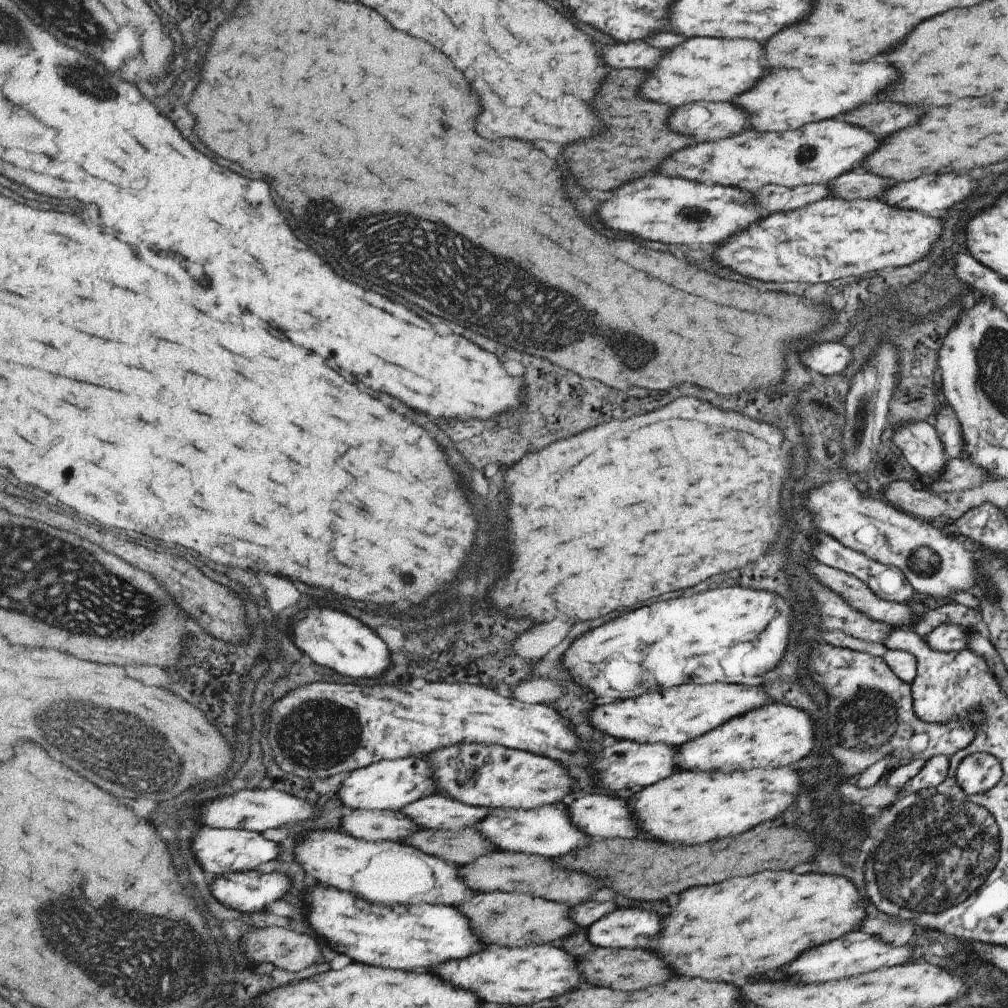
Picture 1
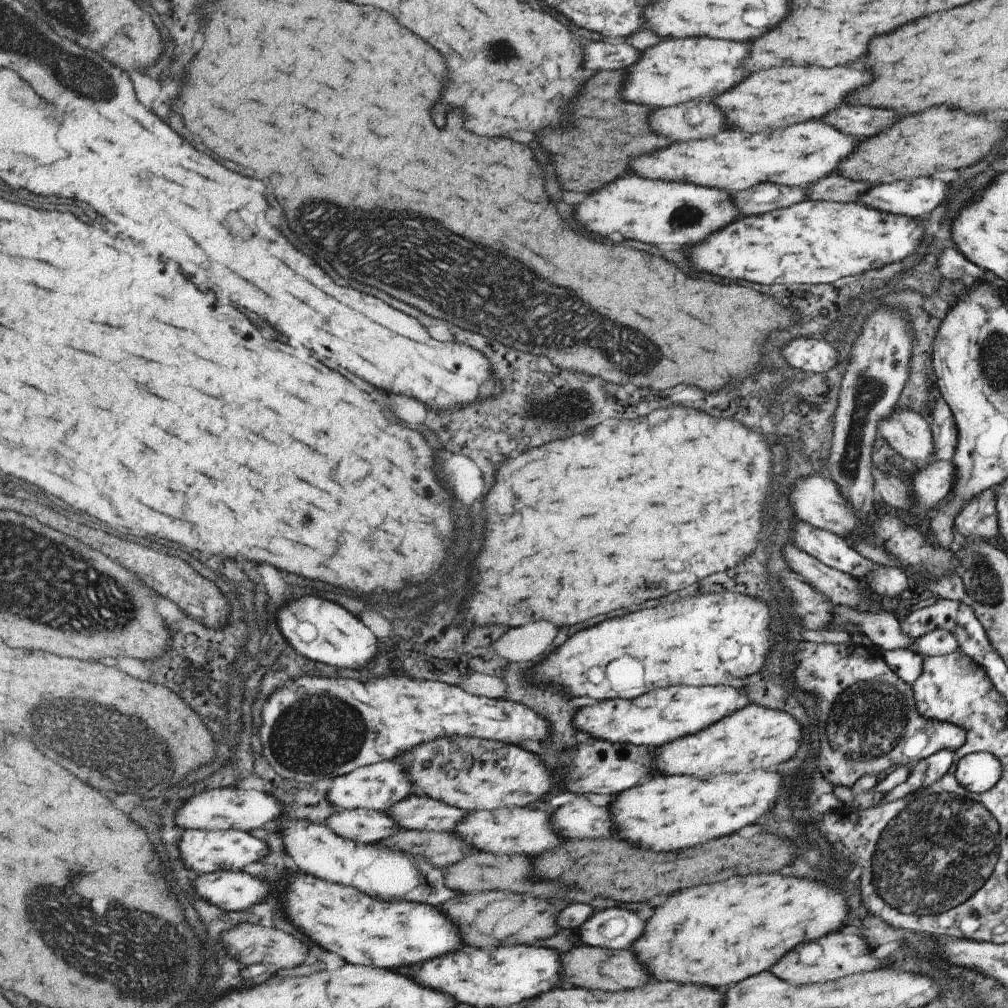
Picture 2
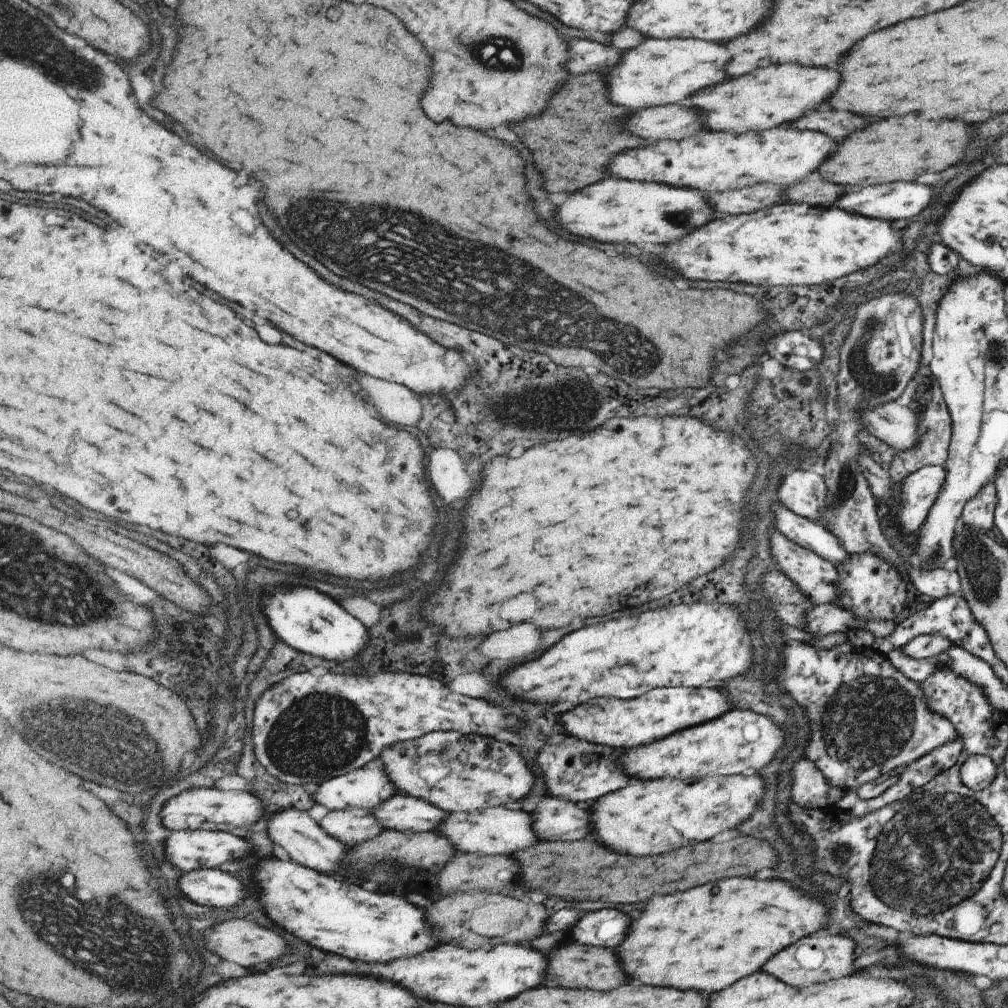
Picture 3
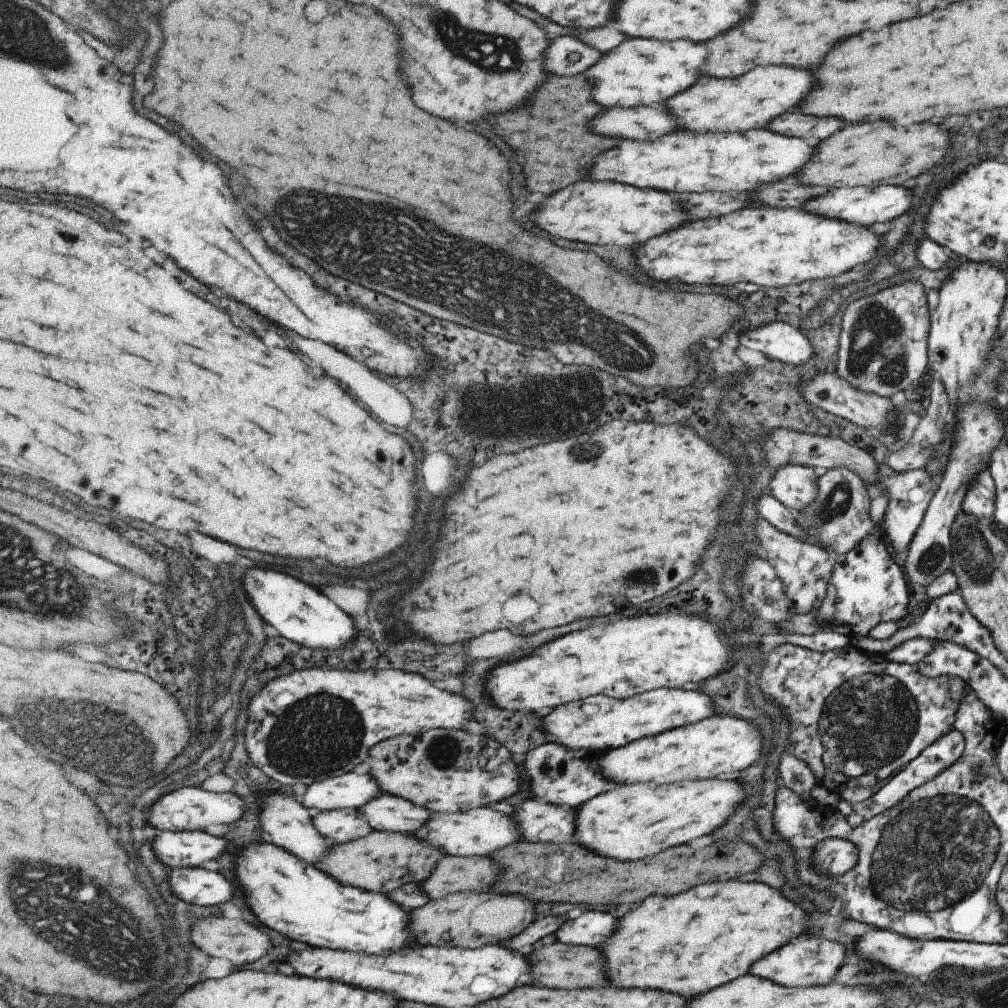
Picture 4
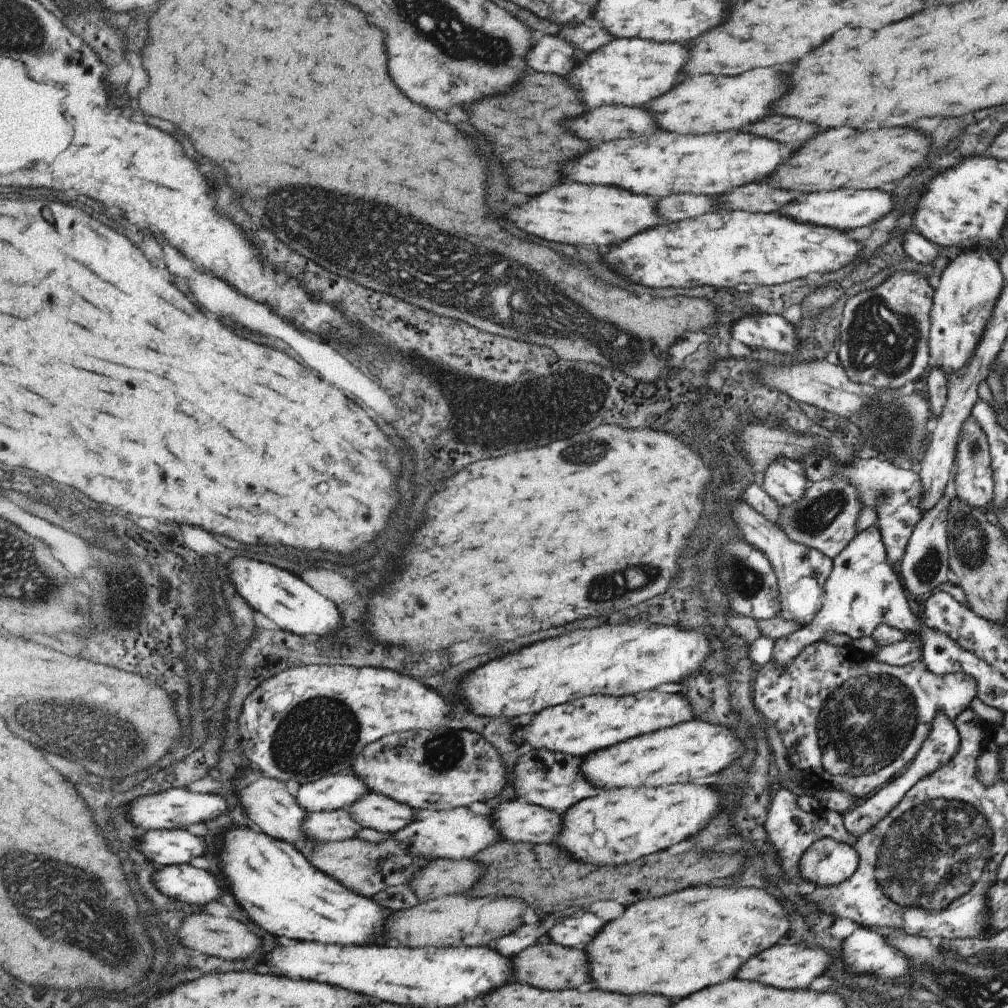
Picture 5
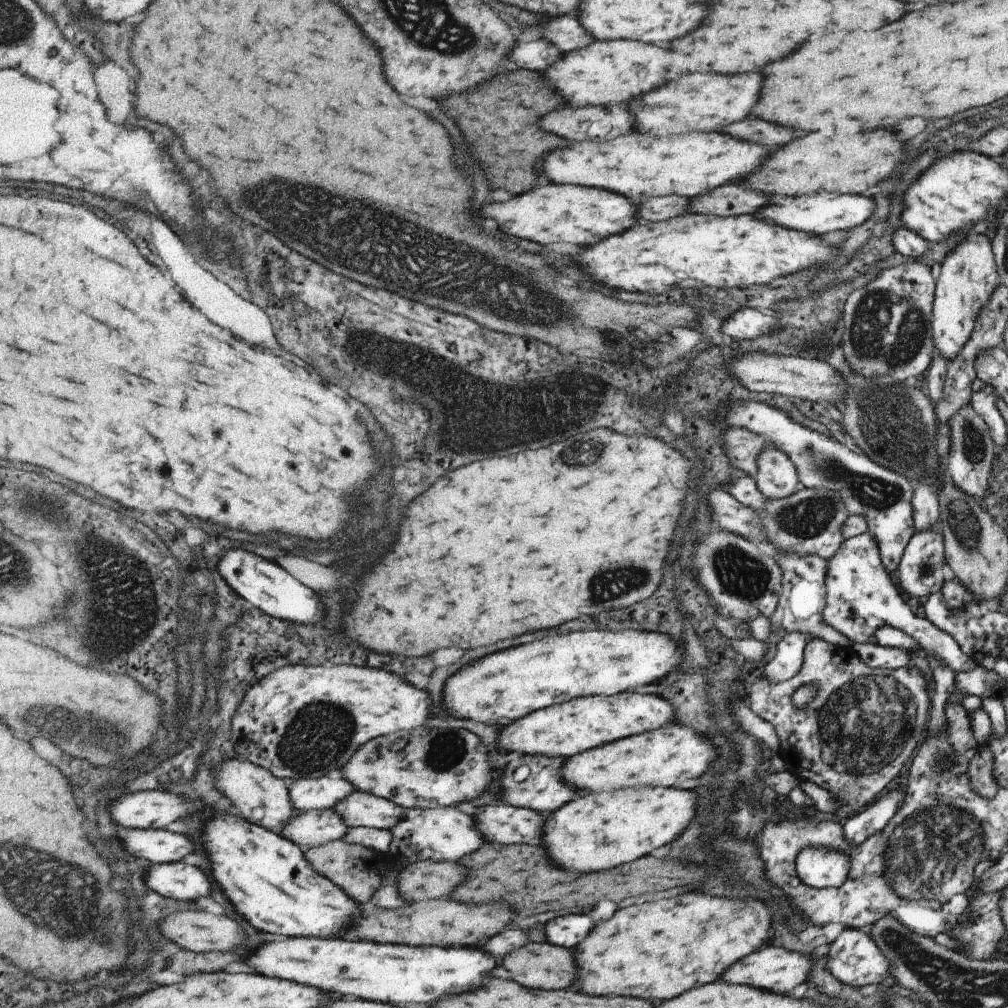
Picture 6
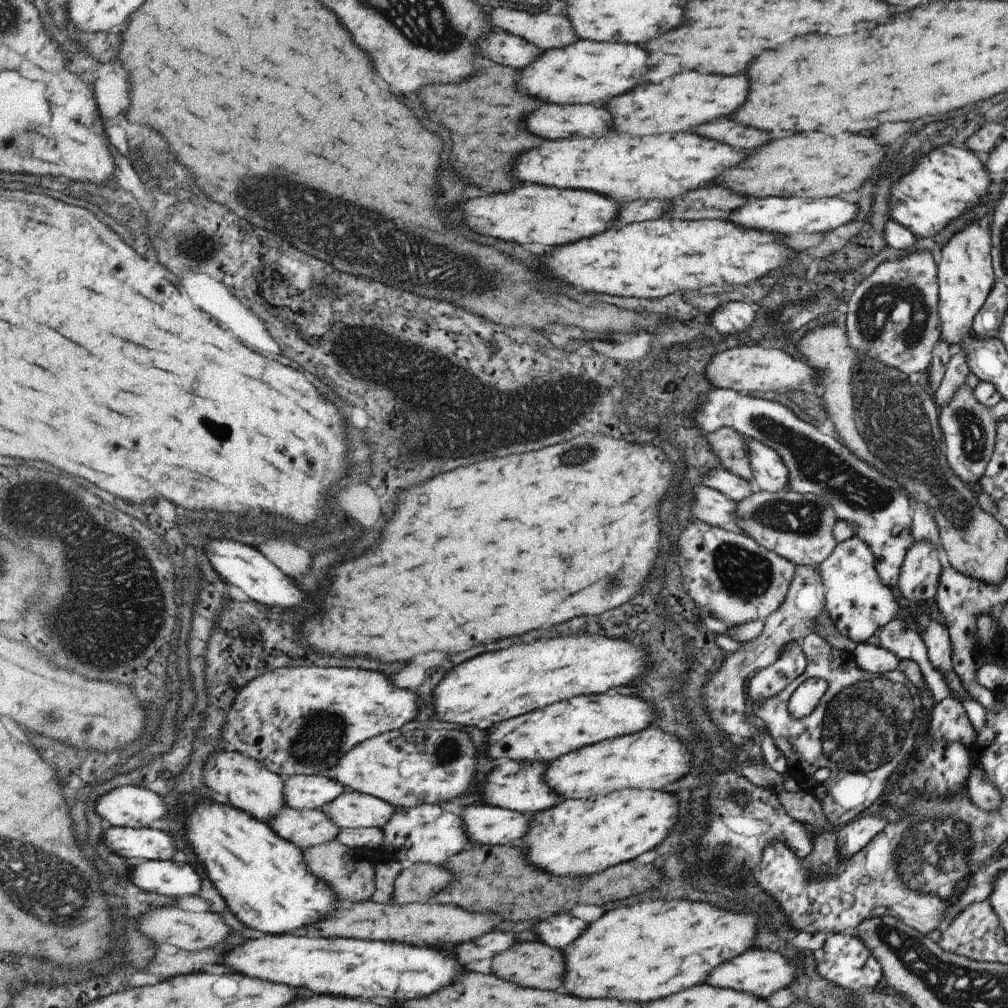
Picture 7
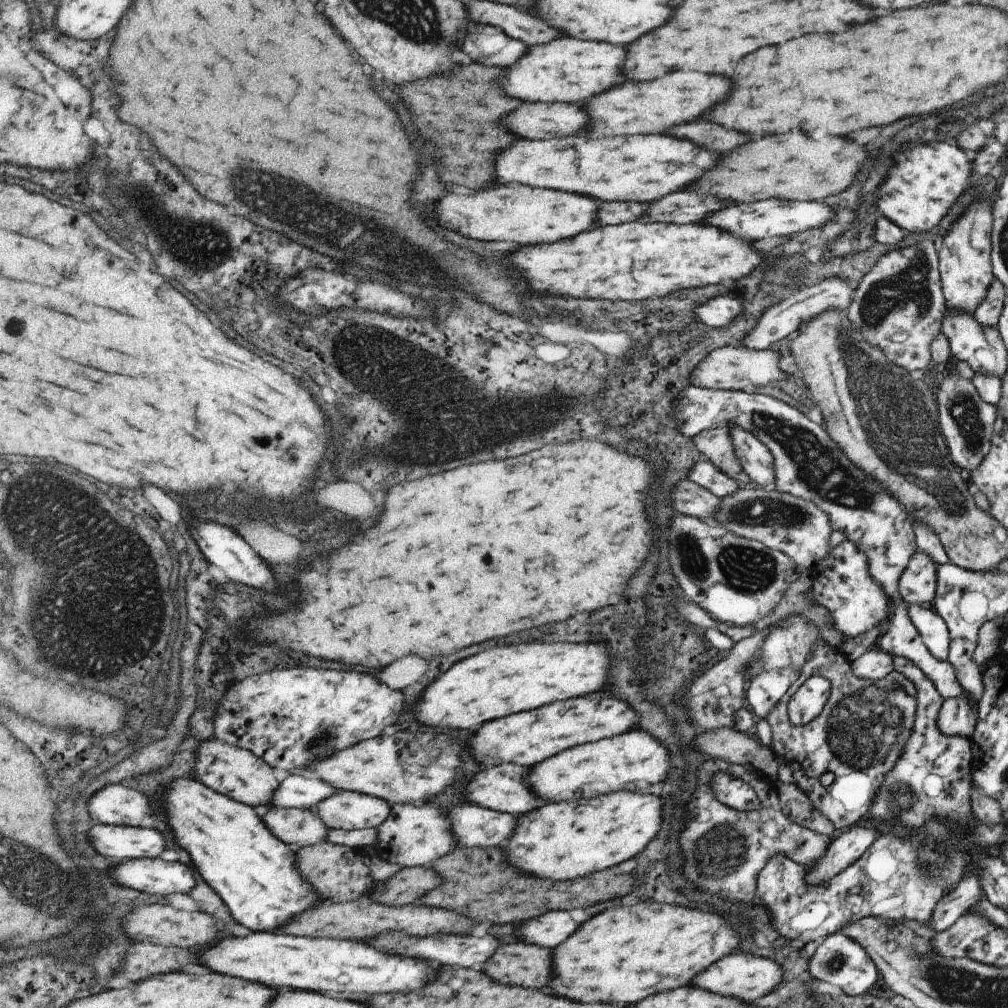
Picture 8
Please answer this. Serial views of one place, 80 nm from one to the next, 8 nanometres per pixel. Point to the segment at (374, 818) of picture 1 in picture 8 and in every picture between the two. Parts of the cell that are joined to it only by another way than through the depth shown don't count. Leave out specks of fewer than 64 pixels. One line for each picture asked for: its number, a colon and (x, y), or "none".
2: (364, 826)
3: (352, 826)
4: (339, 826)
5: (324, 826)
6: (308, 829)
7: (305, 828)
8: (301, 827)

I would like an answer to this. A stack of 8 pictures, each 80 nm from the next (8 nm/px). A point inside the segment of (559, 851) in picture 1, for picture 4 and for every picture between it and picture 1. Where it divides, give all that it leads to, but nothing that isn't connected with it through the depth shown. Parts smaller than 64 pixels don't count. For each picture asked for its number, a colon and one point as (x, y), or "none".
2: (509, 830)
3: (494, 831)
4: (478, 832)

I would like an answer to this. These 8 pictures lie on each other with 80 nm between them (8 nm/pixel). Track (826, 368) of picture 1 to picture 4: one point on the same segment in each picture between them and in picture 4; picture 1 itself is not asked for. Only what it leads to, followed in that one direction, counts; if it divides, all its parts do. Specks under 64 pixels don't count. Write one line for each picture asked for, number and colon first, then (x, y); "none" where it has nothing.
2: (809, 355)
3: (793, 349)
4: (779, 341)

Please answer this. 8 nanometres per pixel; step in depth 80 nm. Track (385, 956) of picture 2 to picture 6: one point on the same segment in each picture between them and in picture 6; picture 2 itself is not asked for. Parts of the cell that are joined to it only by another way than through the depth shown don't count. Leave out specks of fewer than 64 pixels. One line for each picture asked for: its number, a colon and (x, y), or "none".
3: (331, 913)
4: (298, 899)
5: (279, 887)
6: (267, 876)

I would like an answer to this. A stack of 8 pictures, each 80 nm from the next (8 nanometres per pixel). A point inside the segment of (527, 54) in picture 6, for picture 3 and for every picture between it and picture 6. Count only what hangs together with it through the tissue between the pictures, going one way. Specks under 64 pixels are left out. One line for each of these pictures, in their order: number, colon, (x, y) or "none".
3: (583, 56)
4: (565, 56)
5: (550, 55)

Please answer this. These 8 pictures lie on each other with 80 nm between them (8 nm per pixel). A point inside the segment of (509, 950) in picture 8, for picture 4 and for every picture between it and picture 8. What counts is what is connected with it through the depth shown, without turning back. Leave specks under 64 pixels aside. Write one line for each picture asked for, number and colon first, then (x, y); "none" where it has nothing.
4: (557, 965)
5: (551, 966)
6: (542, 965)
7: (534, 964)

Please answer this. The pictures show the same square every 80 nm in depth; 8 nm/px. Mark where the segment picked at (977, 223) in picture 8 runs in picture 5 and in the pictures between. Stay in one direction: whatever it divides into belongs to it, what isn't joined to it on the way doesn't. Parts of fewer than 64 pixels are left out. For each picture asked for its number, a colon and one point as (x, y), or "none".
5: (968, 286)
6: (967, 276)
7: (964, 272)

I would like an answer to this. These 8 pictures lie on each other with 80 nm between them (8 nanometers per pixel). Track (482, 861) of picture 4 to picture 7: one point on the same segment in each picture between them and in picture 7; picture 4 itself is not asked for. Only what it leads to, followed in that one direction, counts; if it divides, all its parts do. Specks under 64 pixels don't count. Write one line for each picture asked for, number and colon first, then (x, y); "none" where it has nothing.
5: (439, 877)
6: (423, 880)
7: (420, 882)

